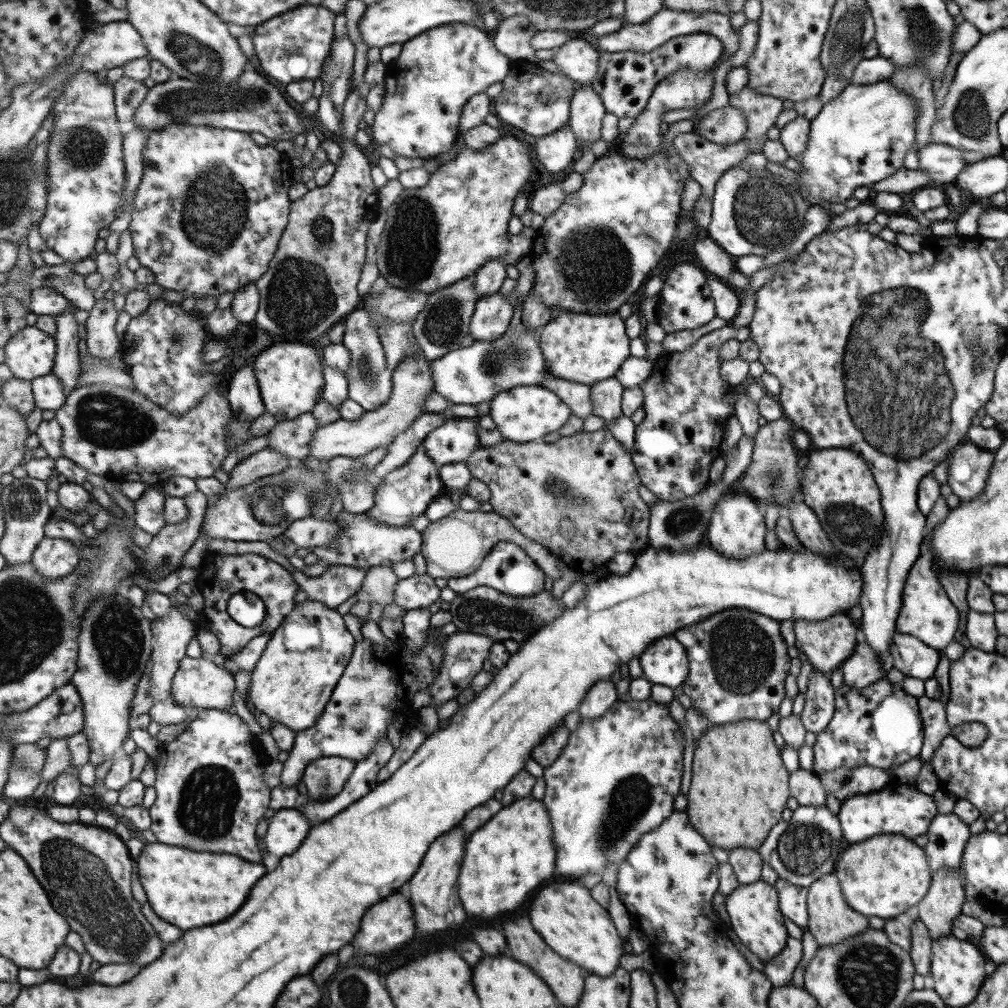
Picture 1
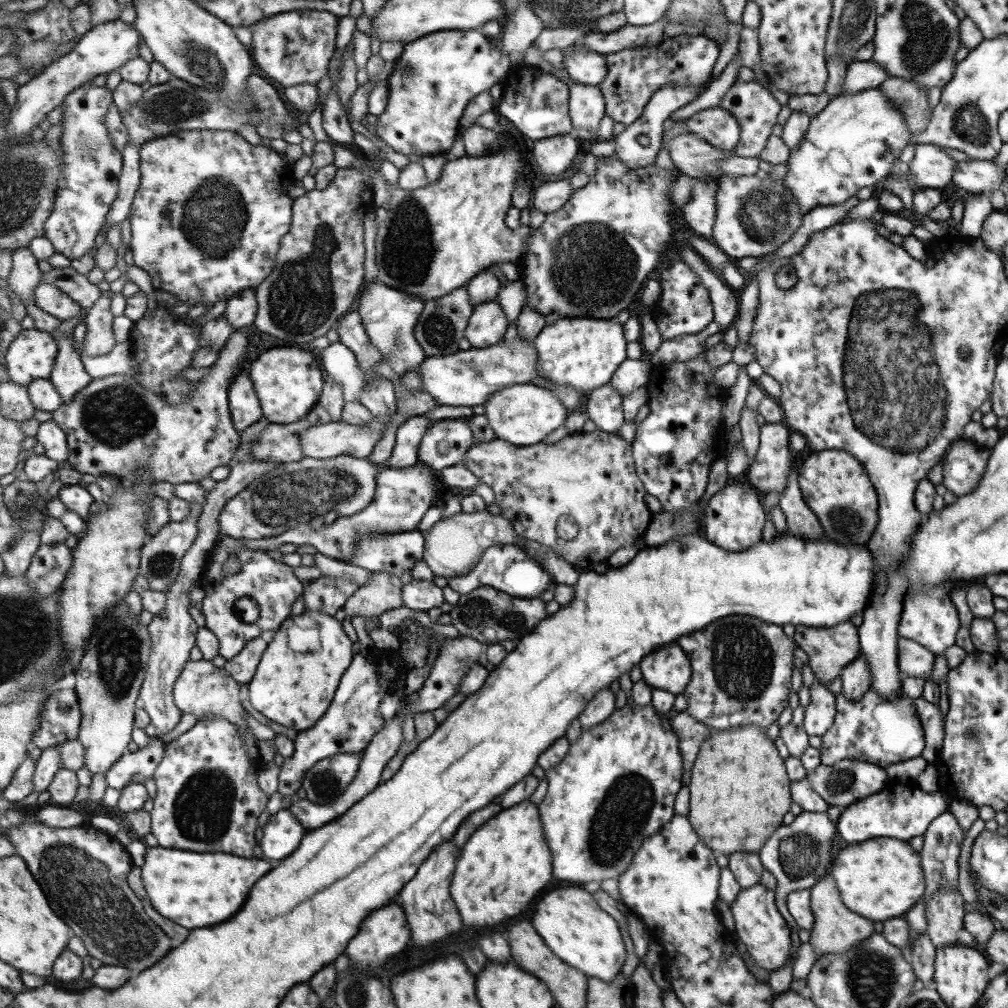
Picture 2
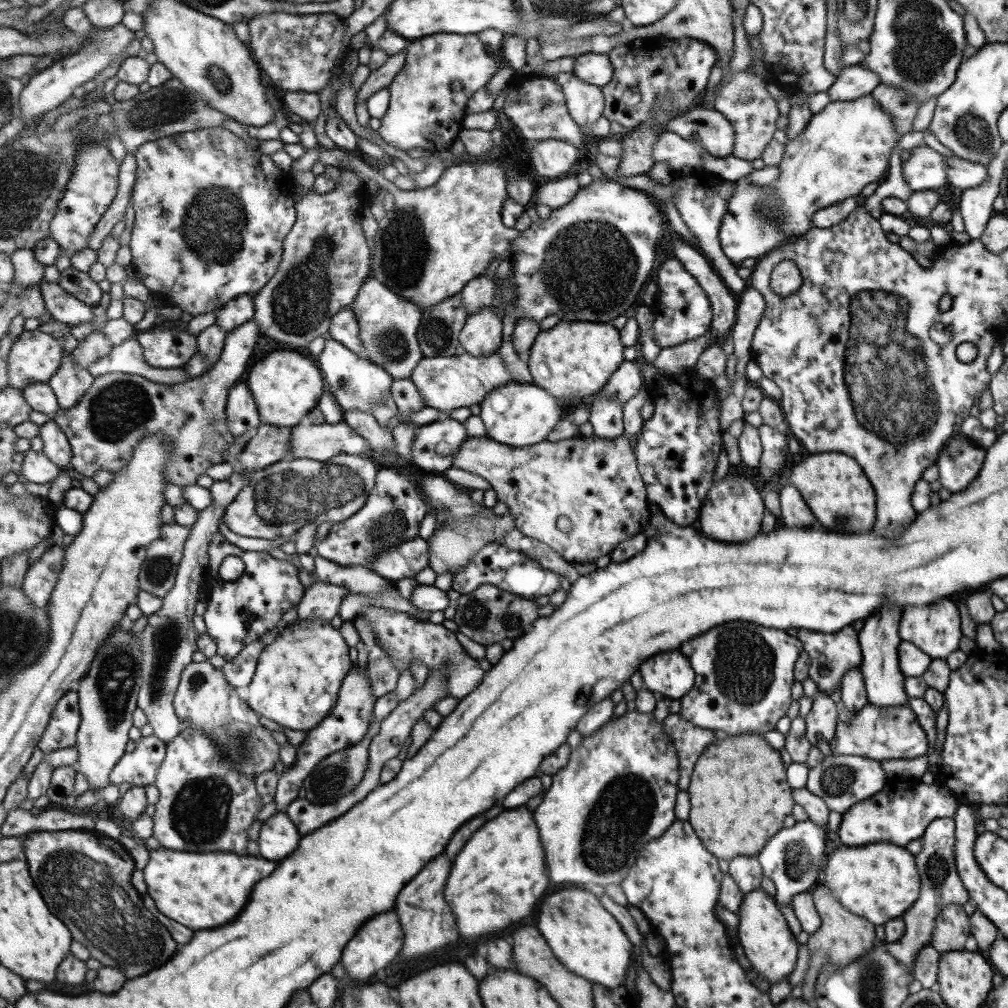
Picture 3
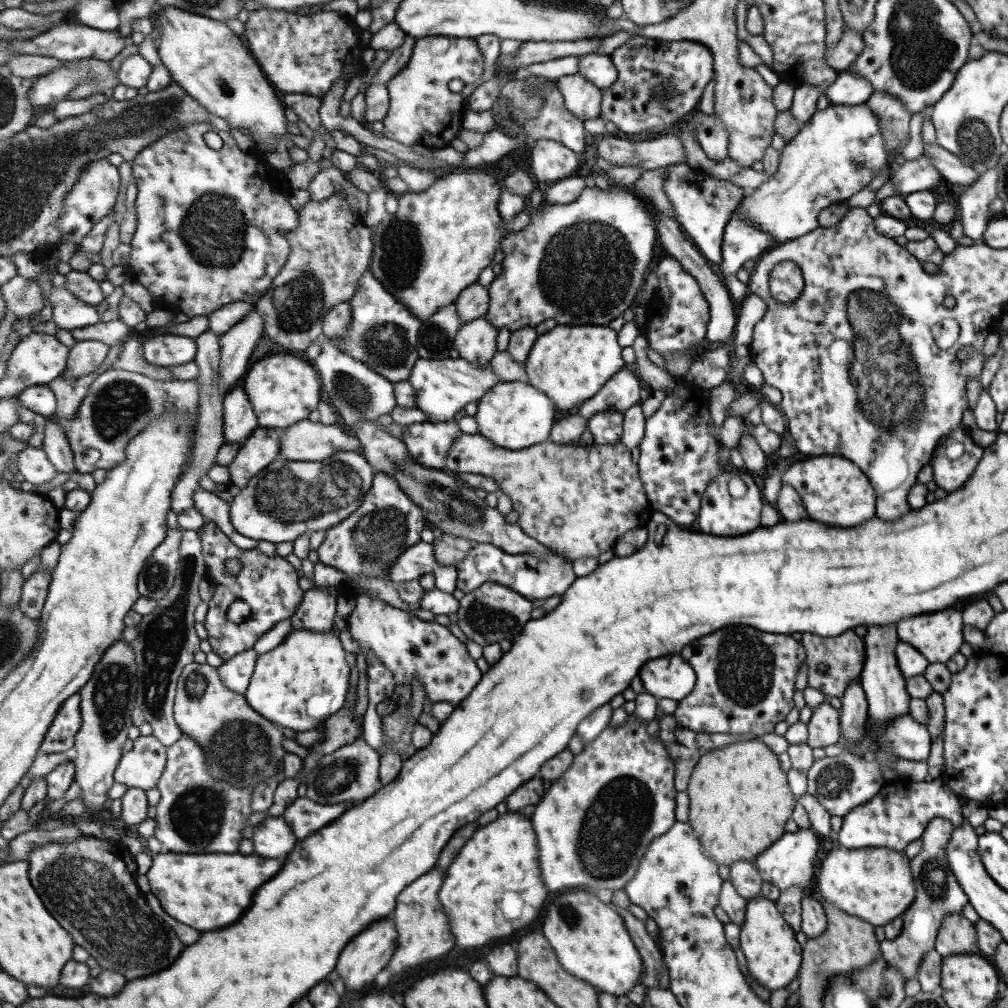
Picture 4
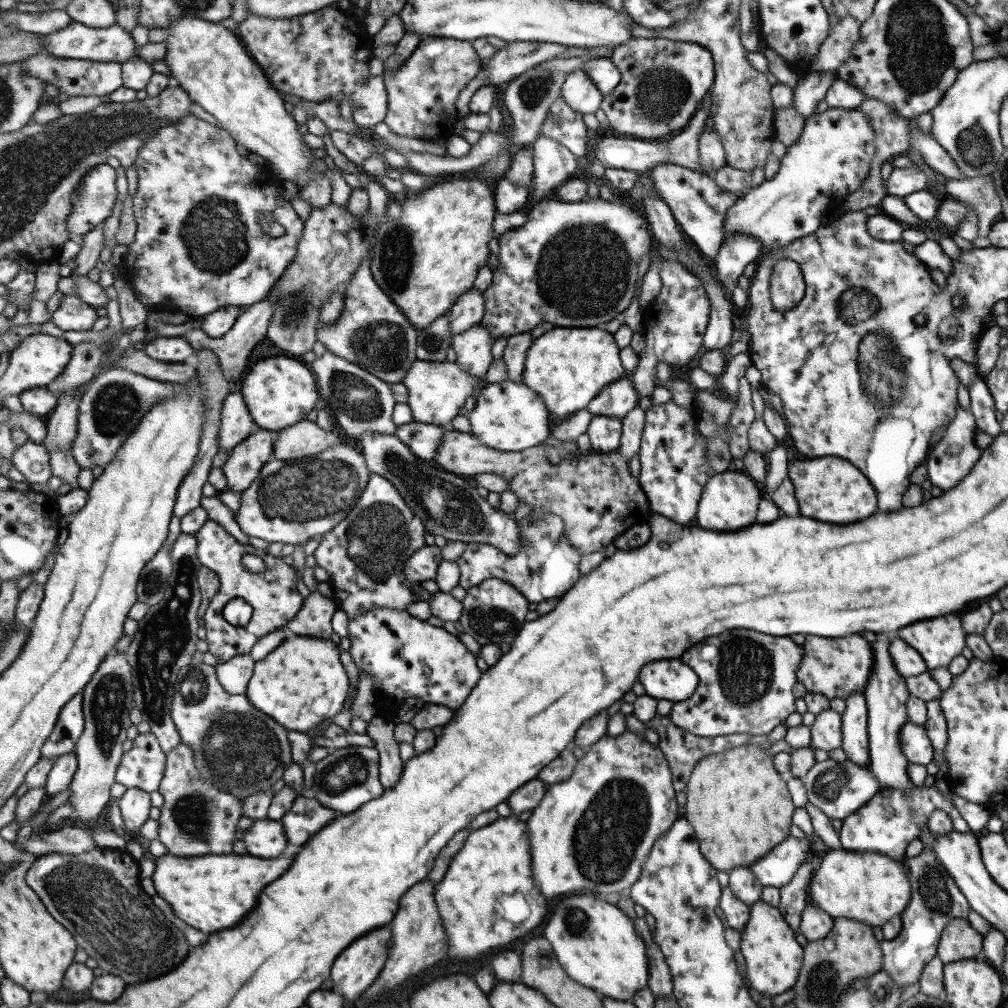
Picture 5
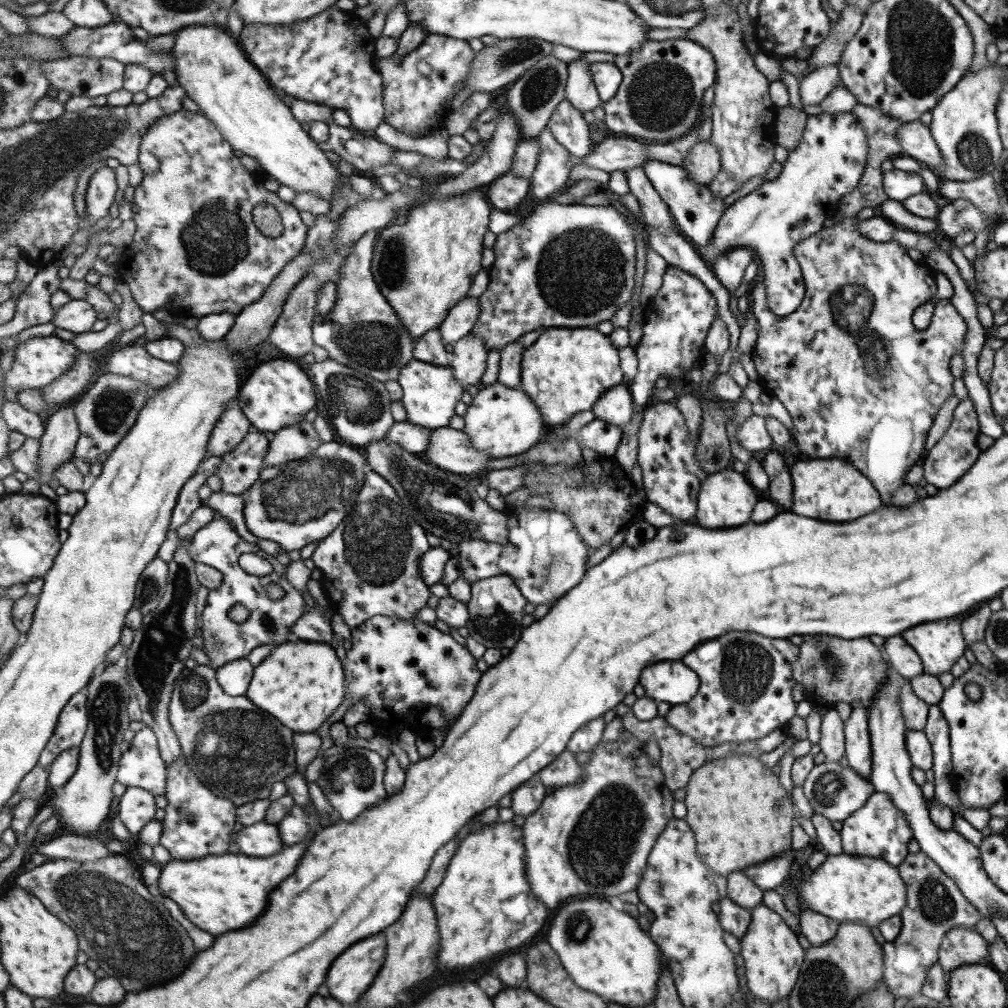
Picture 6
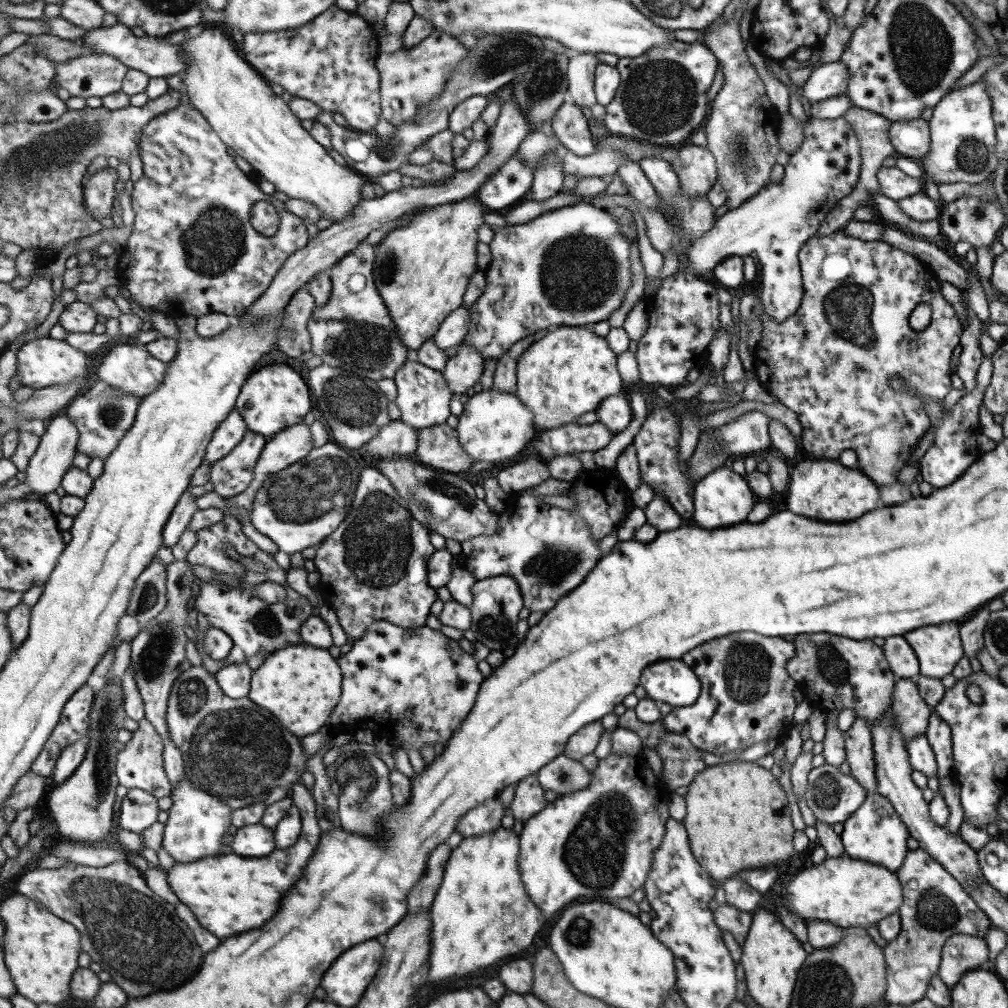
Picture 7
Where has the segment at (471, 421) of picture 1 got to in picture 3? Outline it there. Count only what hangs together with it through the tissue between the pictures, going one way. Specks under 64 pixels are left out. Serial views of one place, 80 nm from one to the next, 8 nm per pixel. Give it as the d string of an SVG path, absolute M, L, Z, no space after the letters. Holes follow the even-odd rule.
M443 419L417 429L413 445L413 465L426 473L443 474L454 466L463 443L470 437L463 422Z

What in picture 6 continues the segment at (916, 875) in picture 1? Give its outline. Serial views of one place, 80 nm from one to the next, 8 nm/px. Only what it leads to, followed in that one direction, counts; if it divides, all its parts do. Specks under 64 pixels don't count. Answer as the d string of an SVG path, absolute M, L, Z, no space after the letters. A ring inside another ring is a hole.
M826 855L824 861L811 871L810 876L799 878L795 886L801 911L810 910L832 918L838 923L861 924L866 927L878 924L899 914L905 905L906 888L897 867L880 858L850 855Z

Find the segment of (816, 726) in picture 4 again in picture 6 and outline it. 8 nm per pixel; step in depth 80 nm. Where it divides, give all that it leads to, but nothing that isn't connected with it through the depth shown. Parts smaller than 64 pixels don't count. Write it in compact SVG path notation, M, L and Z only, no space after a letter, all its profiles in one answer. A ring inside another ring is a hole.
M833 707L820 715L819 741L817 746L824 754L827 761L837 761L844 754L844 734L842 731L842 721Z

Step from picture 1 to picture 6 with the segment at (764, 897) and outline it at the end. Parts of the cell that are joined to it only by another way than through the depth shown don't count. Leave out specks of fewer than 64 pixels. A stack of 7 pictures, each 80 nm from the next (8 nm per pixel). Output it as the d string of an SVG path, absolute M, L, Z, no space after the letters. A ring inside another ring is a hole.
M760 904L750 909L750 923L740 938L740 954L749 992L764 1003L787 997L794 987L806 951L797 943L795 934L770 908Z

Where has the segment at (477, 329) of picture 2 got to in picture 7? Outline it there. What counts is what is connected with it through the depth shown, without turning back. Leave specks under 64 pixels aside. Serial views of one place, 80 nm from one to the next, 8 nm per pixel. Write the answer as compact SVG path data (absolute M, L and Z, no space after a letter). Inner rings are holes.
M465 342L460 344L457 354L447 362L443 370L454 394L471 394L478 389L486 360L475 346Z

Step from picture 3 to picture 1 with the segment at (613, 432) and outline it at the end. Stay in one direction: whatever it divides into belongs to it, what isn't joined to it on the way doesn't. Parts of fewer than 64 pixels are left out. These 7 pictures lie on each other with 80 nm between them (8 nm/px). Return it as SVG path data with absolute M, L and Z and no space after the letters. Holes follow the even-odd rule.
M617 377L607 378L592 386L592 401L595 405L594 414L605 420L605 424L613 424L624 414L622 400L625 388Z

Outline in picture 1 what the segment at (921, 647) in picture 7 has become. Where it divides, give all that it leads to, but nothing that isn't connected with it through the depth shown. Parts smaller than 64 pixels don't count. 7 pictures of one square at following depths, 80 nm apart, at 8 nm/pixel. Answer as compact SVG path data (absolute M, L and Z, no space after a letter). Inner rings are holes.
M939 495L929 514L926 515L925 526L923 526L923 542L919 548L920 554L911 570L909 570L909 574L907 574L907 580L905 580L905 586L903 586L903 596L901 596L900 611L895 619L897 633L914 636L936 651L943 650L946 644L954 640L953 633L957 628L957 622L959 622L958 610L954 604L951 604L950 600L947 600L948 596L945 596L943 587L937 584L935 574L931 571L932 554L928 542L931 532L933 532L935 526L943 523L948 510L945 499Z

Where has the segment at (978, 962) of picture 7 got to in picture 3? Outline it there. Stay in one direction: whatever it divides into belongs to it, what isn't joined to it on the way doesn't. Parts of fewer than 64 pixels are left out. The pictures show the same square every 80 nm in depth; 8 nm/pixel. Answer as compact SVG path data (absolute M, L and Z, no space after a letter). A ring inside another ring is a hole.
M957 904L939 907L933 921L930 945L938 952L958 951L970 934L968 916Z

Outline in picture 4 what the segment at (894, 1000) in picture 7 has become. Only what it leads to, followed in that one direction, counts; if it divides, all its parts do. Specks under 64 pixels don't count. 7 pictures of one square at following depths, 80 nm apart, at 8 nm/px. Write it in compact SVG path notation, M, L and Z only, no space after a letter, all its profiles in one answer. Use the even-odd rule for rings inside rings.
M932 818L925 826L921 836L921 850L910 858L910 871L915 885L915 896L909 907L900 915L902 929L894 940L879 941L882 959L889 967L895 967L905 980L916 975L920 960L926 952L934 948L941 919L949 913L960 913L968 905L967 897L949 868L945 856L945 845L951 837L954 828L950 820Z

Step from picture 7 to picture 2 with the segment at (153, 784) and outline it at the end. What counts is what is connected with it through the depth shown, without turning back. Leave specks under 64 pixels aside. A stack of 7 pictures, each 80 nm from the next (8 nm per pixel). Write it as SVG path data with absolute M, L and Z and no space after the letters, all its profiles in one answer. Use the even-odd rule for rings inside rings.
M157 736L149 737L146 747L137 752L127 752L118 760L110 772L107 772L106 783L119 792L130 783L146 785L149 778L154 778L165 756L165 749L166 744L159 741Z

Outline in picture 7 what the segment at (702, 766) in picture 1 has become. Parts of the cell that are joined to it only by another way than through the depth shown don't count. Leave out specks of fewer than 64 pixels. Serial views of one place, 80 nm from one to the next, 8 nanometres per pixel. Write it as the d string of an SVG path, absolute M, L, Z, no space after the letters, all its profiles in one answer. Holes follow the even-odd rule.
M727 761L706 767L697 774L686 794L687 816L684 823L690 836L694 855L709 875L716 880L734 876L739 870L763 868L786 862L795 853L792 847L794 834L787 798L771 772L753 761Z

